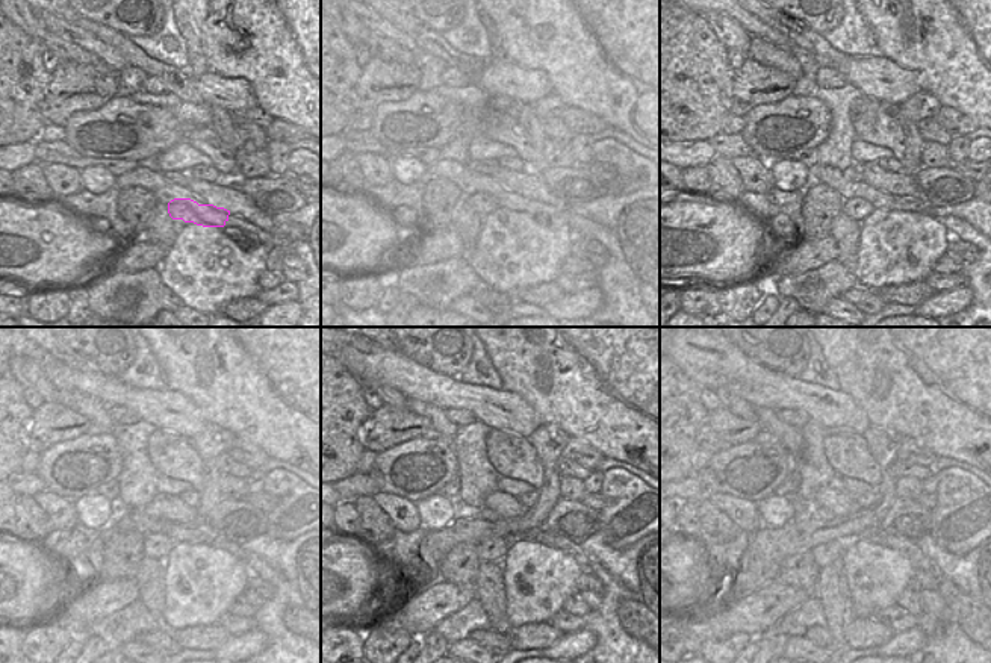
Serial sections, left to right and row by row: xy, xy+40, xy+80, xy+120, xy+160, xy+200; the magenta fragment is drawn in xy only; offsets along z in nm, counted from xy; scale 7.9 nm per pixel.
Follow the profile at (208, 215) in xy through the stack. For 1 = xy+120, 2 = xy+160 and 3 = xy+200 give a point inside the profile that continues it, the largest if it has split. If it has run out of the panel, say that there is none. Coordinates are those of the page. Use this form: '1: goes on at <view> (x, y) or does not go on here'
1: goes on at xy+120 (156, 547)
2: goes on at xy+160 (495, 548)
3: goes on at xy+200 (825, 554)

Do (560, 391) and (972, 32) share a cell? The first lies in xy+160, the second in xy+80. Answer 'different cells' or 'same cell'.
same cell

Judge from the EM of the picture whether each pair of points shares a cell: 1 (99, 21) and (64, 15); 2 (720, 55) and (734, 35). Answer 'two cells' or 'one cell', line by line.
1: one cell
2: two cells

